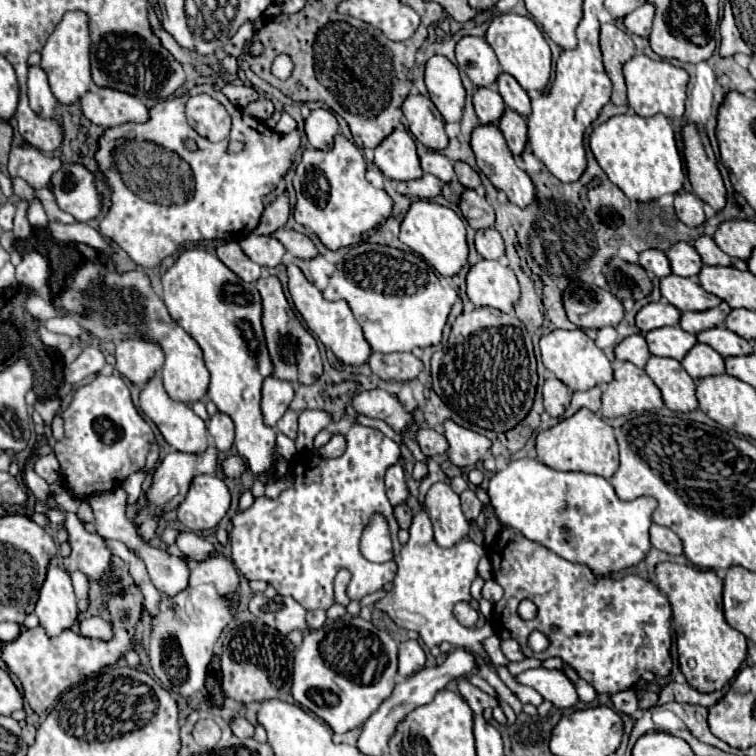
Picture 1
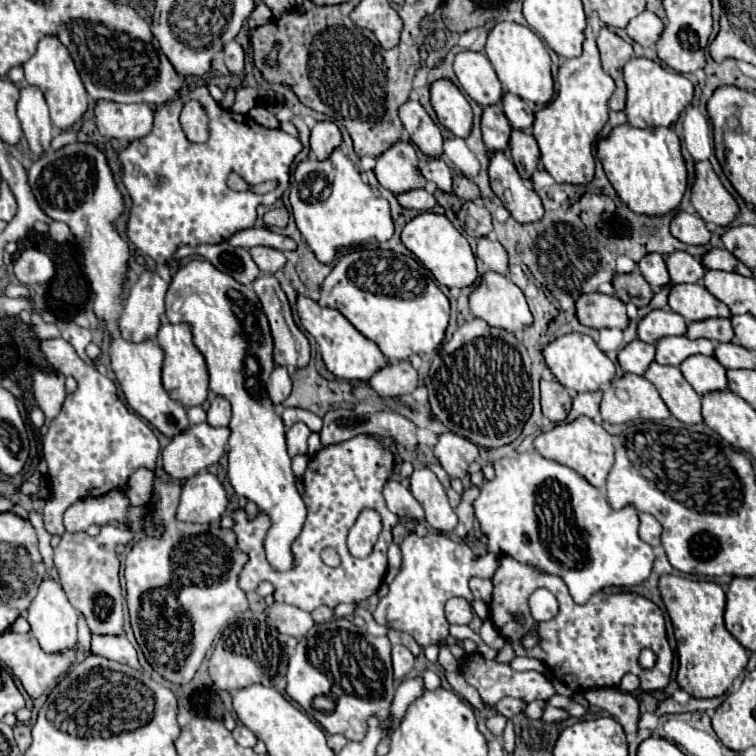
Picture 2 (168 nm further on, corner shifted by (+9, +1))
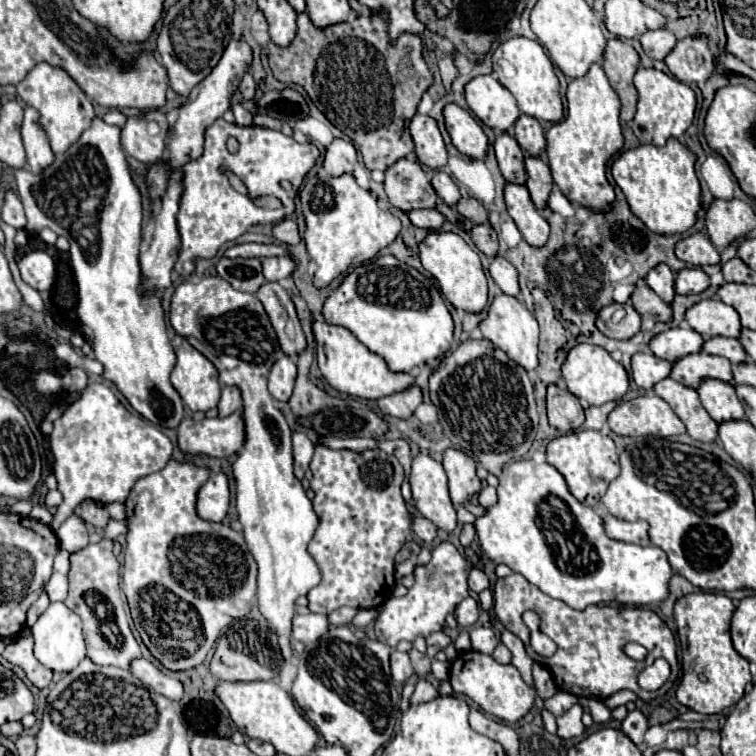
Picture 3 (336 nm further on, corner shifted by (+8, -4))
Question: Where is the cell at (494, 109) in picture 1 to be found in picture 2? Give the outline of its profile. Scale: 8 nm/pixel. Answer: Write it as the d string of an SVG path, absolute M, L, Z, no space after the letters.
M490 105L484 109L482 115L482 137L490 153L506 153L510 141L512 125L508 123L500 105Z

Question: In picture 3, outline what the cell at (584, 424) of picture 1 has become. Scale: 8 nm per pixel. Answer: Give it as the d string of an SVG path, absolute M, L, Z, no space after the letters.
M581 430L571 432L559 438L553 438L547 444L547 462L555 466L567 480L569 490L577 500L583 500L587 504L599 504L603 494L607 492L607 486L611 480L619 476L619 456L613 440L597 430Z

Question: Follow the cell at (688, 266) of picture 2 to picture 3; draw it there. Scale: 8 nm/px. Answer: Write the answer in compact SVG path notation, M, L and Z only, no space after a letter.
M683 268L675 278L677 294L699 294L709 286L709 278L701 268Z

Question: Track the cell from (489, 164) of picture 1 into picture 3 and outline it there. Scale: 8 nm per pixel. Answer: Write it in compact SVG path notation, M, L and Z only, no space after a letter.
M505 184L505 204L509 216L515 220L525 242L531 246L541 246L549 238L549 224L535 208L529 190L523 184Z

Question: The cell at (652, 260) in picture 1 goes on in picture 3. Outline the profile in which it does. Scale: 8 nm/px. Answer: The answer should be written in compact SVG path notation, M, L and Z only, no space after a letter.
M657 264L653 270L649 270L649 274L645 276L645 282L655 290L657 296L661 296L665 302L671 302L675 296L673 278L675 274L667 264Z

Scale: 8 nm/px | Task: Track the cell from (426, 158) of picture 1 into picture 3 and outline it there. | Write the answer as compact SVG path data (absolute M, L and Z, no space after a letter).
M437 170L437 172L433 174L433 178L431 178L431 186L435 188L437 196L439 196L447 206L455 208L457 200L461 198L461 194L459 194L457 184L453 182L453 178L451 178L445 170Z

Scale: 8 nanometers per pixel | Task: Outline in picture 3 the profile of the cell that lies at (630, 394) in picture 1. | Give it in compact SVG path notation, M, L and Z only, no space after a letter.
M655 394L619 402L609 414L609 428L619 436L669 438L685 432L679 416L663 398Z

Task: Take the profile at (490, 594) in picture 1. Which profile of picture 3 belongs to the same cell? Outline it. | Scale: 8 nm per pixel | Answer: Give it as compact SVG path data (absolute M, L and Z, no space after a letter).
M473 568L471 574L469 574L469 590L473 590L473 592L479 594L479 592L485 590L485 588L489 588L487 576L485 576L479 568Z

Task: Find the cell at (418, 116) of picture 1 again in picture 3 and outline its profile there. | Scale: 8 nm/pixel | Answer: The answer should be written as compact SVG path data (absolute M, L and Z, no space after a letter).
M415 114L409 122L409 132L415 142L415 154L421 164L431 170L439 170L447 162L447 148L437 128L437 122L431 116Z

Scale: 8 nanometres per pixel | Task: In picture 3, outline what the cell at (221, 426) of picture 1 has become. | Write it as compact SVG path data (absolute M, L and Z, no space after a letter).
M225 386L221 390L221 400L219 400L219 418L225 418L229 414L233 414L235 410L241 408L241 396L237 392L237 388L233 386Z

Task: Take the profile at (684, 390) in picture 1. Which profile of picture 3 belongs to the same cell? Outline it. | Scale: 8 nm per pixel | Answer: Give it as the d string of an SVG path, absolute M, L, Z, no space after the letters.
M663 378L653 386L653 392L663 398L671 410L681 418L687 428L687 434L701 442L715 442L717 440L717 422L705 412L699 396L693 388L673 380Z

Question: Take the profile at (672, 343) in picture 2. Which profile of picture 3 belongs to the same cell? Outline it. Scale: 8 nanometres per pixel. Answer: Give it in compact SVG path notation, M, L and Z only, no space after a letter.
M695 352L679 358L677 362L673 362L669 376L679 382L685 382L685 386L691 388L697 388L705 376L719 378L733 384L731 362L725 360L723 356L713 356L705 352Z

